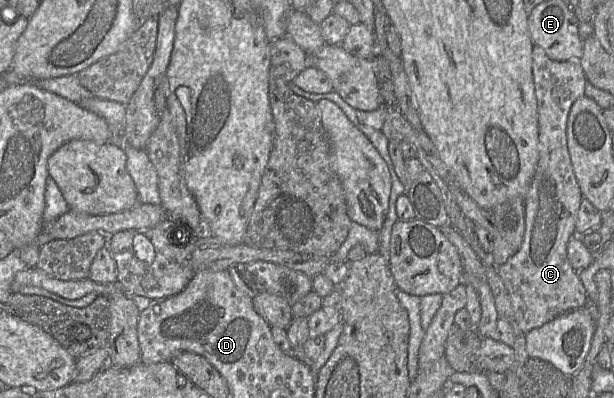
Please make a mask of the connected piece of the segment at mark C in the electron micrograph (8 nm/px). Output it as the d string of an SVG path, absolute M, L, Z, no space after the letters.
M533 45L532 49L532 75L534 81L535 88L535 96L537 101L537 113L538 113L538 162L536 166L536 170L532 181L530 183L527 194L524 197L524 207L525 207L525 233L522 244L519 250L508 259L506 263L497 267L497 272L501 277L503 284L508 292L511 306L516 318L516 321L520 327L520 329L526 334L533 329L539 328L544 324L554 320L557 316L567 313L569 311L585 307L588 303L588 297L586 294L586 290L582 281L580 280L577 272L571 266L568 258L567 258L567 245L569 240L574 236L579 236L575 233L575 223L577 218L578 209L580 207L583 196L581 194L580 188L578 186L576 177L574 175L574 171L572 168L570 155L567 147L567 120L569 116L569 112L573 103L584 95L585 85L586 85L586 77L582 70L582 67L579 63L579 60L567 60L567 61L553 61L548 58L544 52L544 50L536 45Z

